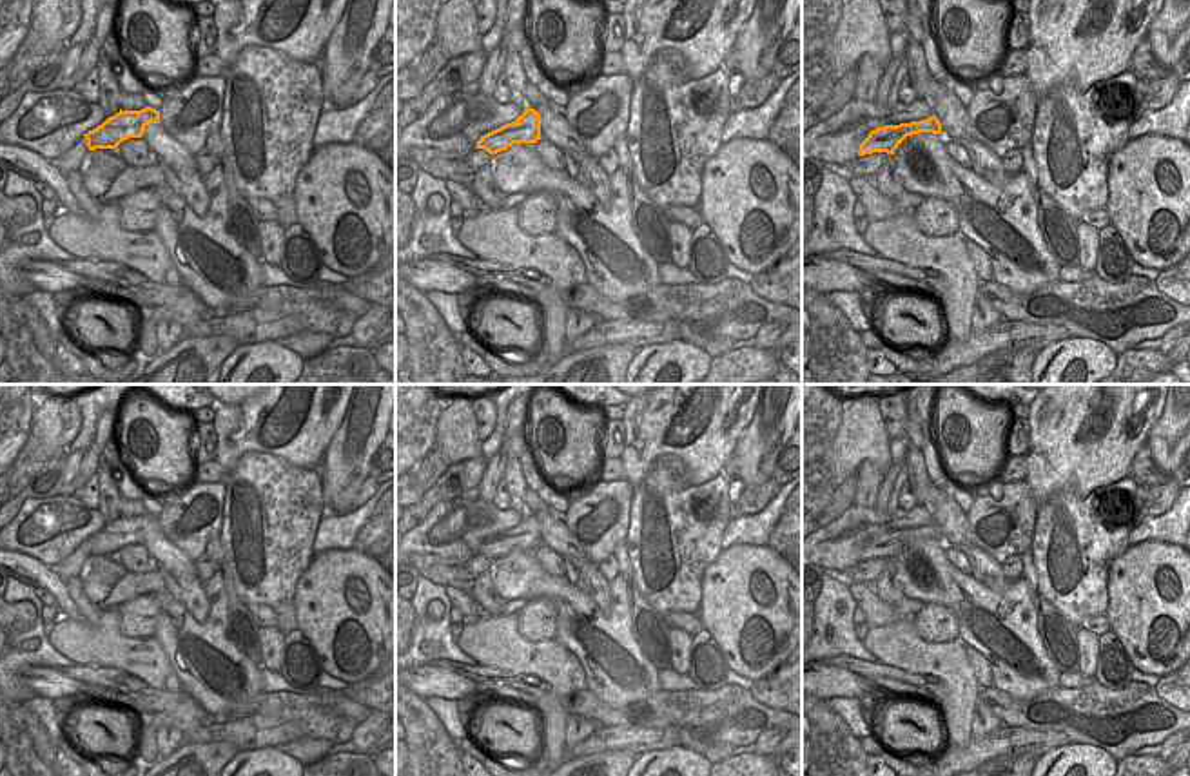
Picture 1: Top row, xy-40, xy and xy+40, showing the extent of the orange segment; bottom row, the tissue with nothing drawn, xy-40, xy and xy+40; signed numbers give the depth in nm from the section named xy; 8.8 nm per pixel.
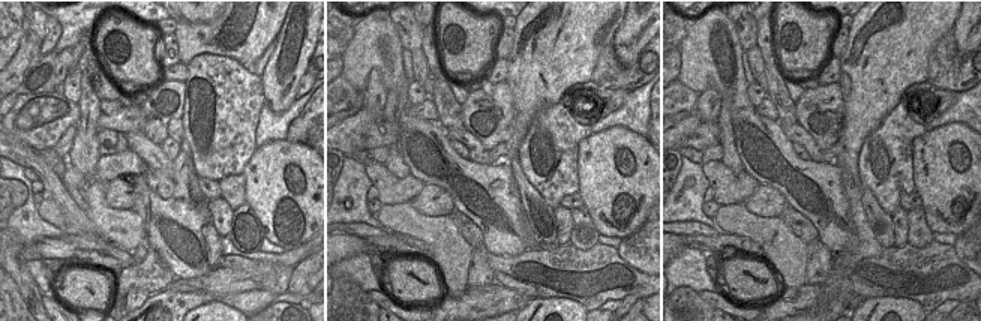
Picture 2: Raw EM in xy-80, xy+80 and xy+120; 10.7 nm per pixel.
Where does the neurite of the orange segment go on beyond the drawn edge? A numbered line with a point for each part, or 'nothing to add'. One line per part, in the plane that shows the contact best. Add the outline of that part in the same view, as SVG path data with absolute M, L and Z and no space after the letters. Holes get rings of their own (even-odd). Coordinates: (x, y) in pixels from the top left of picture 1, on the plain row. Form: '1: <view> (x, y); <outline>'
nothing to add

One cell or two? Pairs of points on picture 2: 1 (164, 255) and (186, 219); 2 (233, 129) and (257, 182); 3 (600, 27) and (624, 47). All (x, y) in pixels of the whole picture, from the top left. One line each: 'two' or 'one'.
1: one
2: two
3: two

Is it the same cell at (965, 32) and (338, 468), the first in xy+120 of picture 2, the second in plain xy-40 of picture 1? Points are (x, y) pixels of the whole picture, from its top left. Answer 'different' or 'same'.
same

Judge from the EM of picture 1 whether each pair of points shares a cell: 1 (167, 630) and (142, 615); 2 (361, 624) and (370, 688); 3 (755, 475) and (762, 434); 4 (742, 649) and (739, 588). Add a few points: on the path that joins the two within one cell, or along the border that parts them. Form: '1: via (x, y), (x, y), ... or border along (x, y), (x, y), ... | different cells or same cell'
1: border along (151, 593), (158, 608), (158, 622), (153, 635) | different cells
2: border along (370, 675), (349, 686) | different cells
3: via (755, 465), (759, 445) | same cell
4: via (742, 635), (742, 602) | same cell

